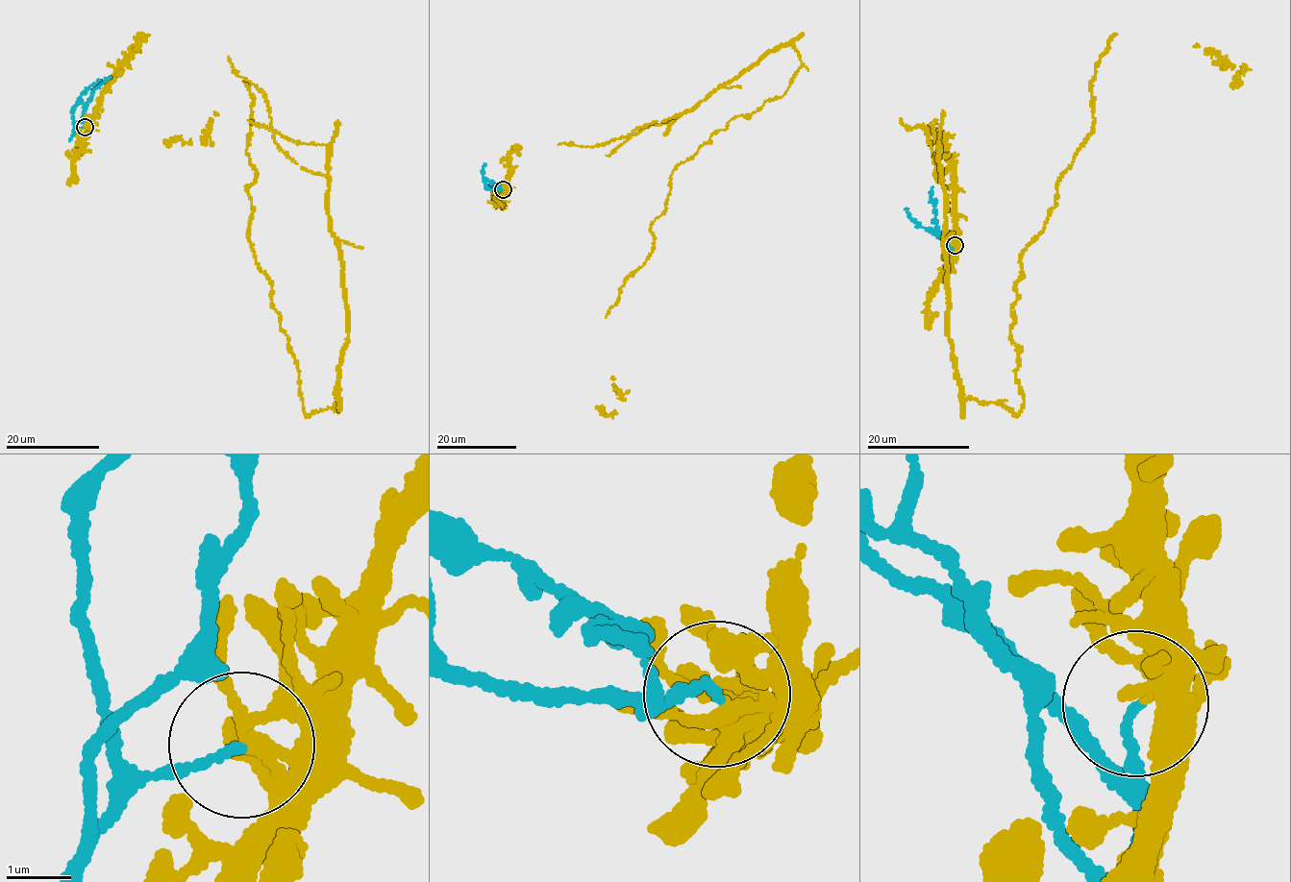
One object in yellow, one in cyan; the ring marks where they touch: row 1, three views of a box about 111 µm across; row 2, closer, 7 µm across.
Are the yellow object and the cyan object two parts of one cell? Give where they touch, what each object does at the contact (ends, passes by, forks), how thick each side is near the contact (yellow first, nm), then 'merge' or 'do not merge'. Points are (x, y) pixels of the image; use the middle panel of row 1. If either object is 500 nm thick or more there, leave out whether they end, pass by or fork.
(503, 189) | yellow forks | cyan ends | 170/110 nm | do not merge

